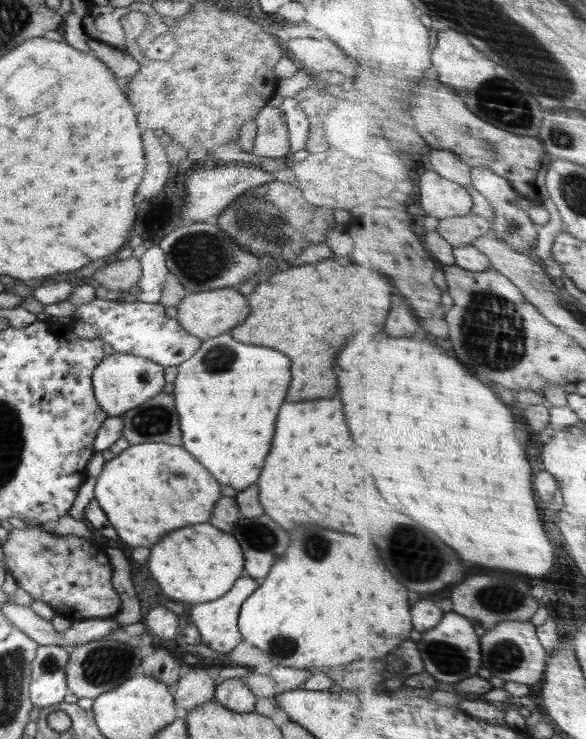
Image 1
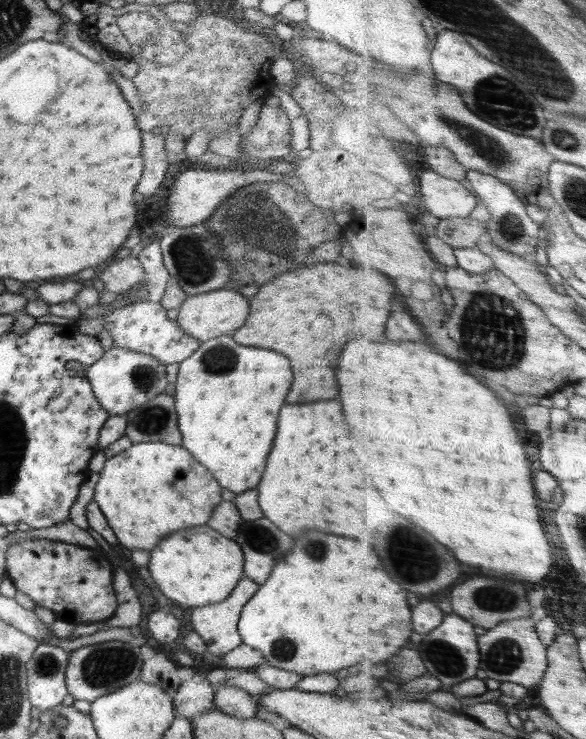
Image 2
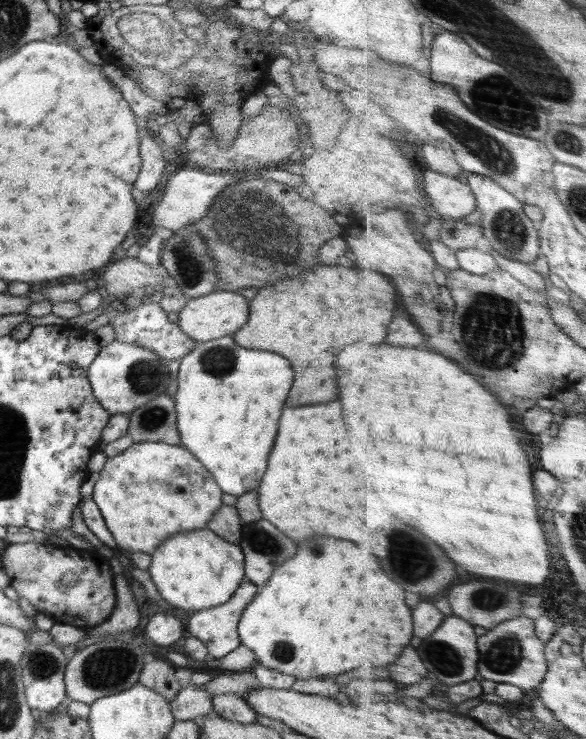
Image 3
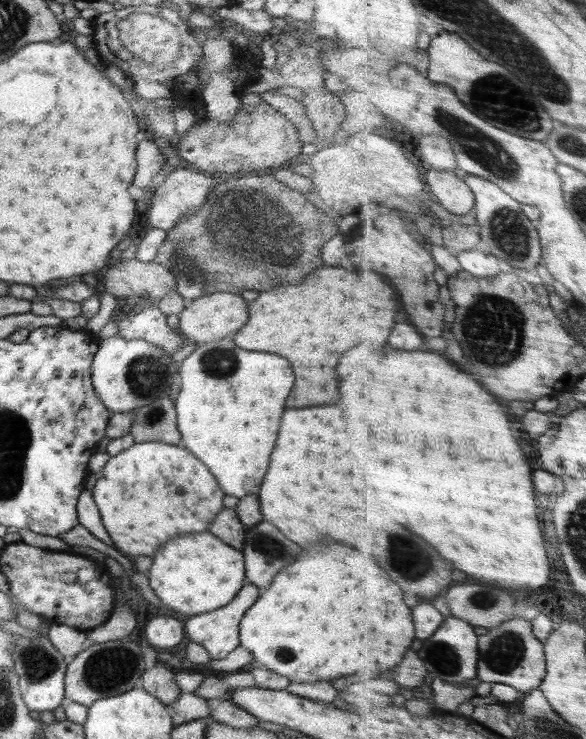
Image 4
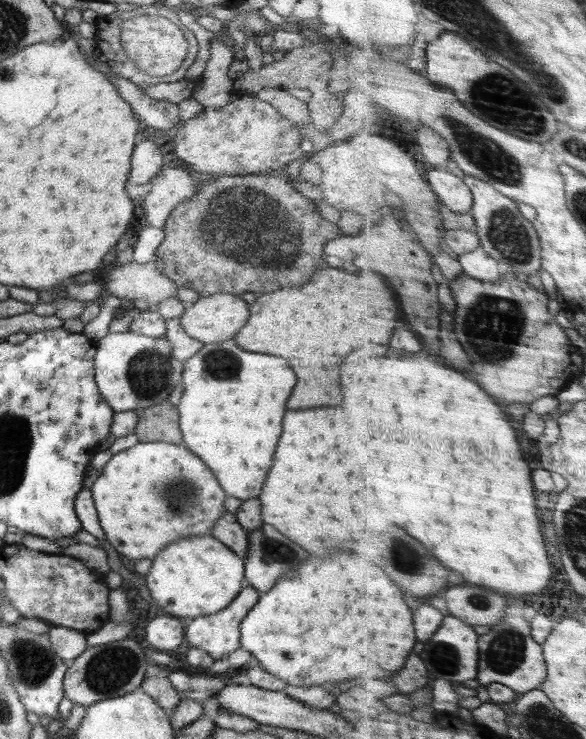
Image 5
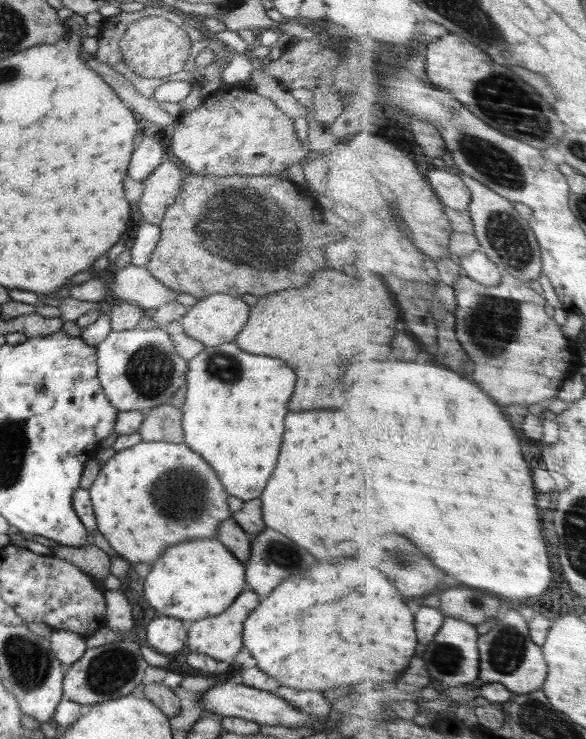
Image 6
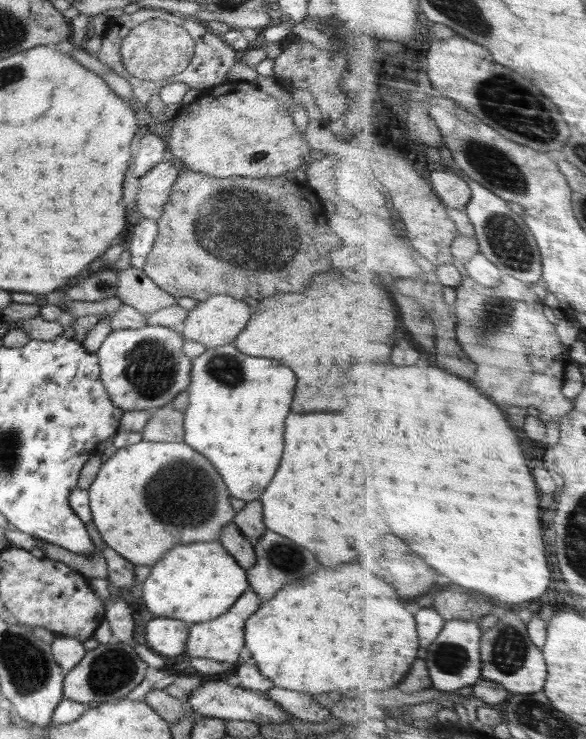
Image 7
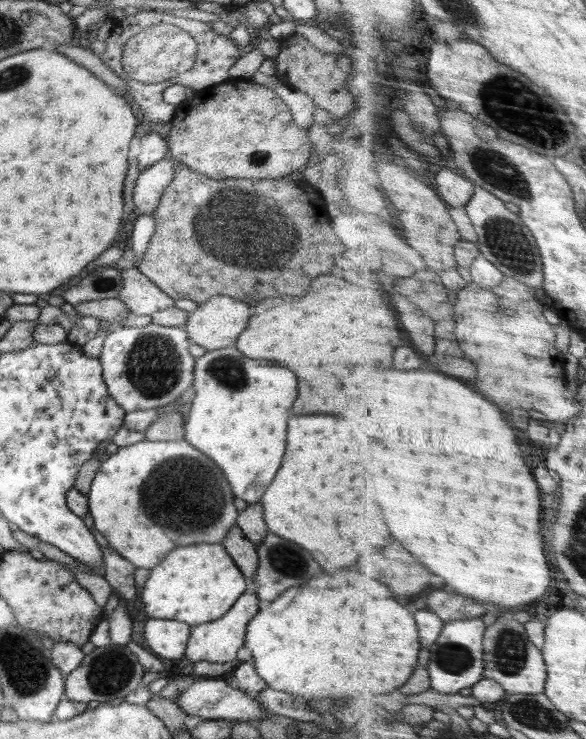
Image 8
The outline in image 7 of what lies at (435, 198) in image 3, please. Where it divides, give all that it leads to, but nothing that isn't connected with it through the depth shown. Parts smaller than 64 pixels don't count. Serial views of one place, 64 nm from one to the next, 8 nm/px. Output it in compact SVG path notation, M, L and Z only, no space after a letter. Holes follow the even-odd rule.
M455 167L437 168L431 175L431 181L447 207L466 210L475 195L463 174Z

